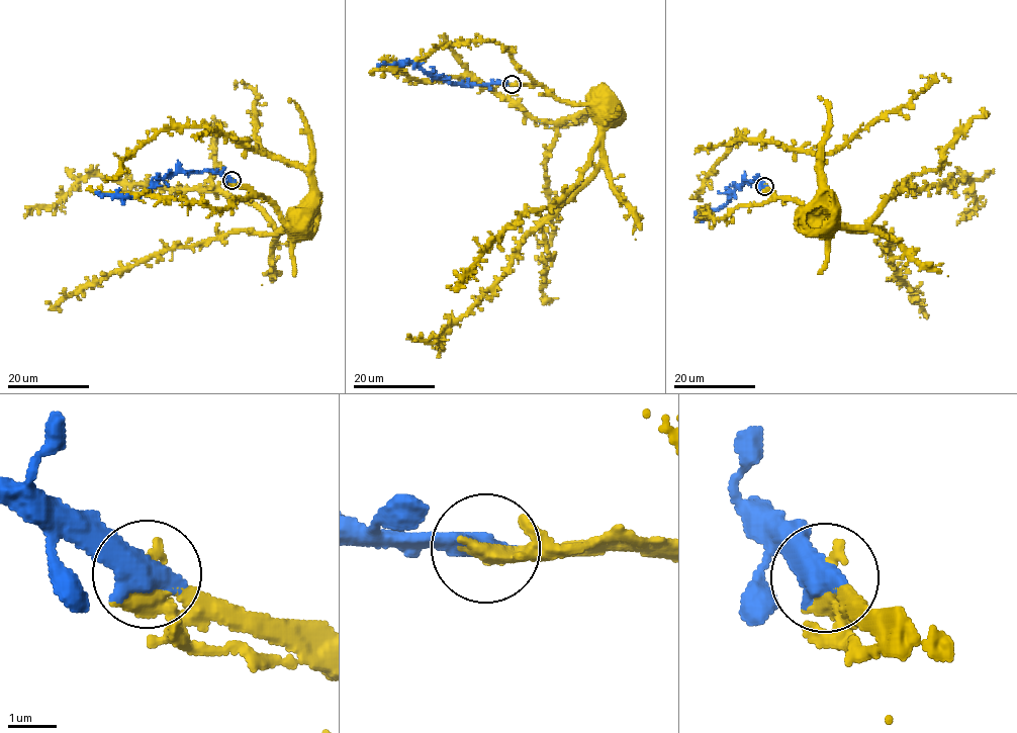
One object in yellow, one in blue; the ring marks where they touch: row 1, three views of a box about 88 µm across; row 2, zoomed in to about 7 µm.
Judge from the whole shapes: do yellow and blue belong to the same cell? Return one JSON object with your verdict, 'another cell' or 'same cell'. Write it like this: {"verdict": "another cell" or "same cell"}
{"verdict": "same cell"}

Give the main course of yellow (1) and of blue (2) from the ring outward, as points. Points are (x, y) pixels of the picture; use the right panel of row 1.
1: (765, 186), (799, 204), (811, 223), (866, 226), (902, 188), (954, 185), (965, 177), (975, 206), (956, 224)
2: (764, 186), (757, 180), (743, 182), (733, 190), (727, 202), (696, 215), (698, 211)

